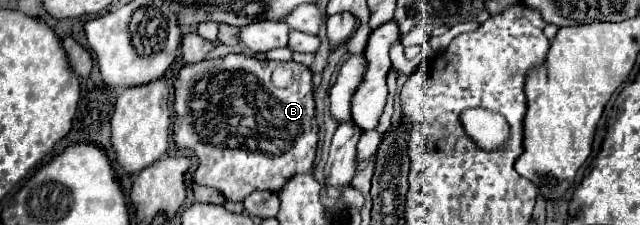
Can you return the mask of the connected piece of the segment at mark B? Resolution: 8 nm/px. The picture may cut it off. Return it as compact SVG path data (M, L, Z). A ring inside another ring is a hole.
M228 54L224 58L202 60L200 64L186 64L174 84L174 142L178 148L194 150L200 160L194 182L220 190L228 202L244 202L254 190L280 192L292 176L314 174L318 122L312 72L308 66L288 62L292 78L286 86L276 86L272 74L278 66L286 66L286 62Z

